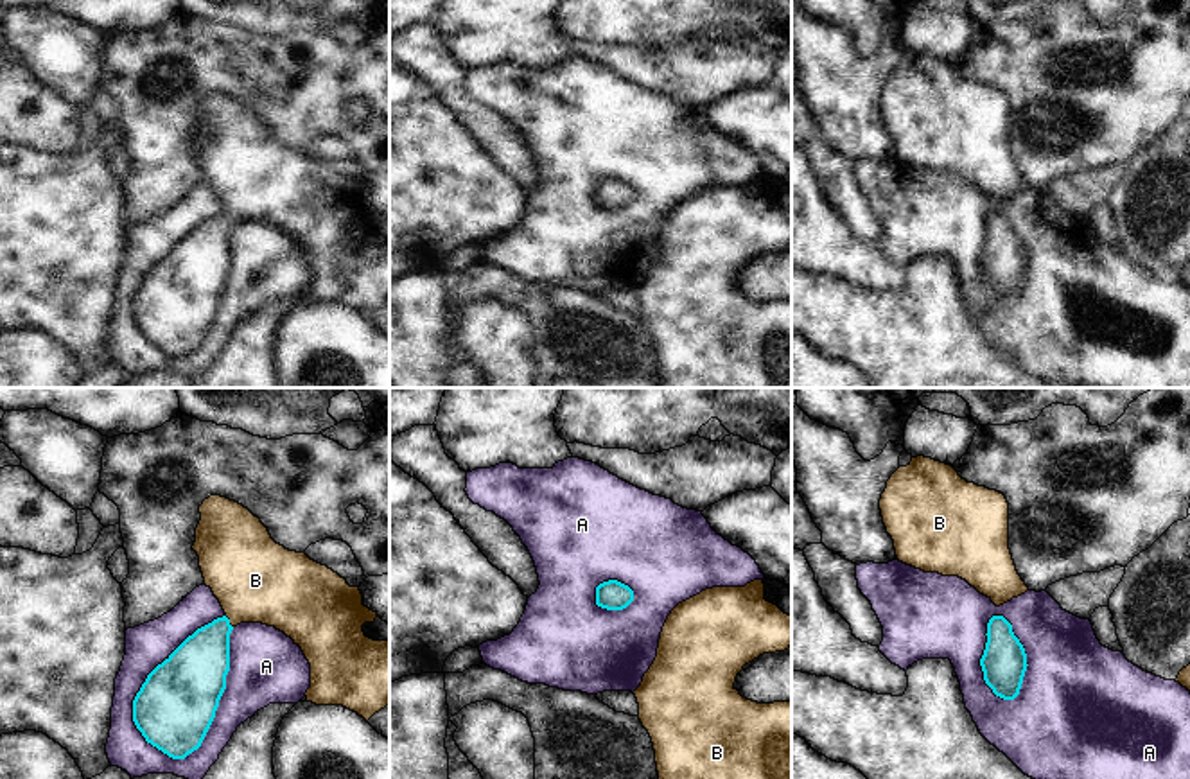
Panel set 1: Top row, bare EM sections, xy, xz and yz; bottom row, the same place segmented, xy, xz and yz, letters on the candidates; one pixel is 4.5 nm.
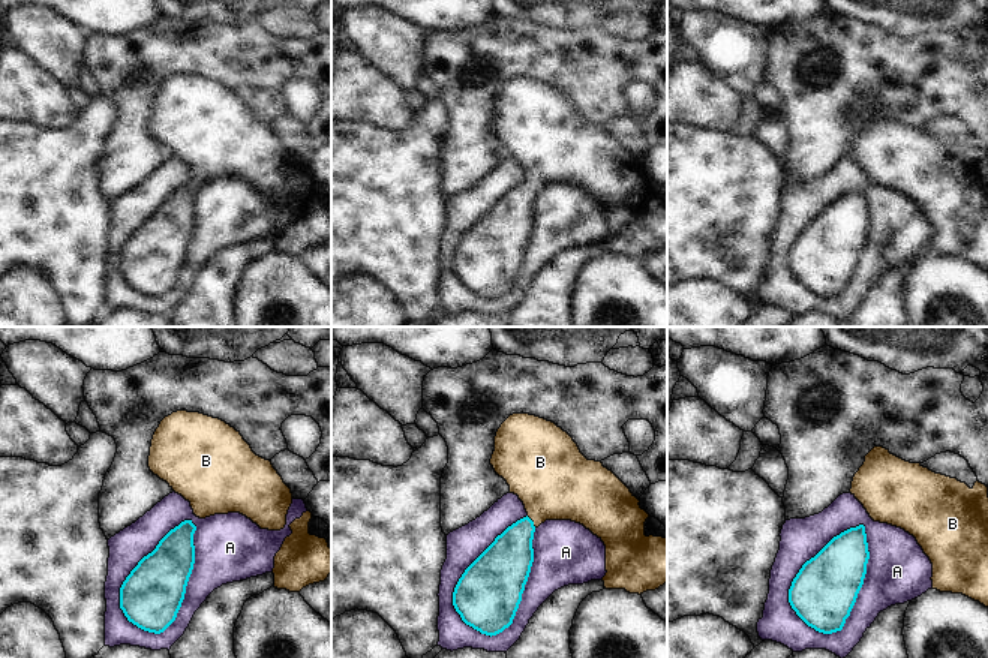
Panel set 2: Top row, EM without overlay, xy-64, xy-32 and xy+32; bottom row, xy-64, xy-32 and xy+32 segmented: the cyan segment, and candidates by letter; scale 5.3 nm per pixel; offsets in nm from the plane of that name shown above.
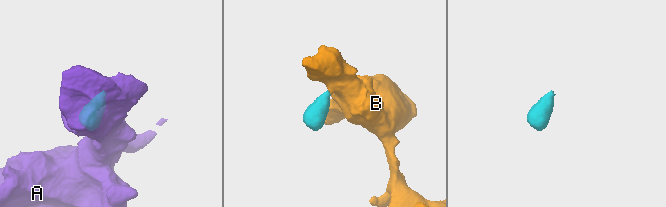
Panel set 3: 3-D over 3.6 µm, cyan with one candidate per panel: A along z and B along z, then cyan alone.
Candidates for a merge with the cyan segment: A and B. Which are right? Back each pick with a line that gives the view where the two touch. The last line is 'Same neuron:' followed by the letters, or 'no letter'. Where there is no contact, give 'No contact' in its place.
B: Touches cyan in xy
Same neuron: B

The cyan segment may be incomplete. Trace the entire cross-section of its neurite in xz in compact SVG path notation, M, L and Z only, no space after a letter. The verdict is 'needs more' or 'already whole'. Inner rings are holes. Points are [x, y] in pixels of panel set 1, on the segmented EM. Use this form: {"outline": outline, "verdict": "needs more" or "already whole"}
{"outline": "M608 580L596 587L596 605L607 610L623 610L634 601L634 591L617 582Z", "verdict": "already whole"}

